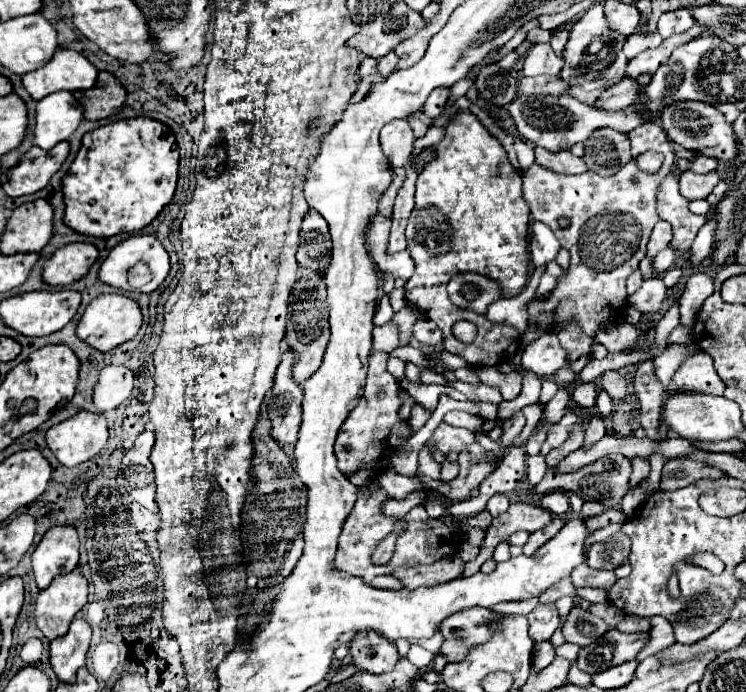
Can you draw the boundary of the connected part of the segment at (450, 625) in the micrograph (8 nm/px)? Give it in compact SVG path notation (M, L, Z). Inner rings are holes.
M468 608L448 616L440 624L440 632L444 636L442 654L446 654L450 662L464 660L470 646L484 644L492 636L490 626L494 624L494 616L496 612L488 608Z

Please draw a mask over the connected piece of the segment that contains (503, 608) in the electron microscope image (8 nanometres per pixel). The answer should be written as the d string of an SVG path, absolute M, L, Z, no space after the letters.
M522 600L522 602L502 602L502 604L496 604L492 610L496 610L502 614L524 614L528 616L534 608L536 608L538 600Z

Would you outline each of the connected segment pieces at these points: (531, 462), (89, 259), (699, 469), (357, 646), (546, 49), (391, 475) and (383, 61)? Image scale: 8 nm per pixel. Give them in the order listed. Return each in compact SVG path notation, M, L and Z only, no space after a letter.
M538 454L538 456L532 456L532 458L528 458L528 462L526 462L526 466L528 466L528 470L526 470L526 476L528 476L528 482L534 486L534 484L538 484L542 478L544 478L544 474L546 474L546 470L548 470L548 466L546 466L546 462L544 462L544 458Z
M66 244L58 248L42 268L42 280L50 286L68 286L86 276L98 250L92 244Z
M674 458L664 464L662 470L662 482L660 482L661 491L678 490L684 486L690 486L702 478L724 478L726 472L720 468L688 460L688 458Z
M358 632L350 642L350 658L358 670L372 674L390 672L400 660L396 644L376 632Z
M534 44L524 60L524 76L538 76L538 74L558 74L564 66L564 60L554 54L550 44Z
M394 470L380 472L378 482L380 482L380 488L384 488L396 500L406 498L410 492L416 490L416 486L420 486L420 480L416 476L408 478L408 476L402 476L402 474L394 472Z
M388 52L386 56L382 56L382 58L378 60L378 72L380 72L382 76L390 76L390 72L396 70L396 62L398 62L396 54L394 54L394 52Z

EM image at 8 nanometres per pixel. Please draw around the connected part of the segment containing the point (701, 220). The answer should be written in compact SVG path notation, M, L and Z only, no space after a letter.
M670 172L658 190L658 216L672 224L674 238L670 246L678 252L688 252L691 249L699 229L707 221L706 216L690 212L688 204L689 201L684 200L678 192L678 176Z

